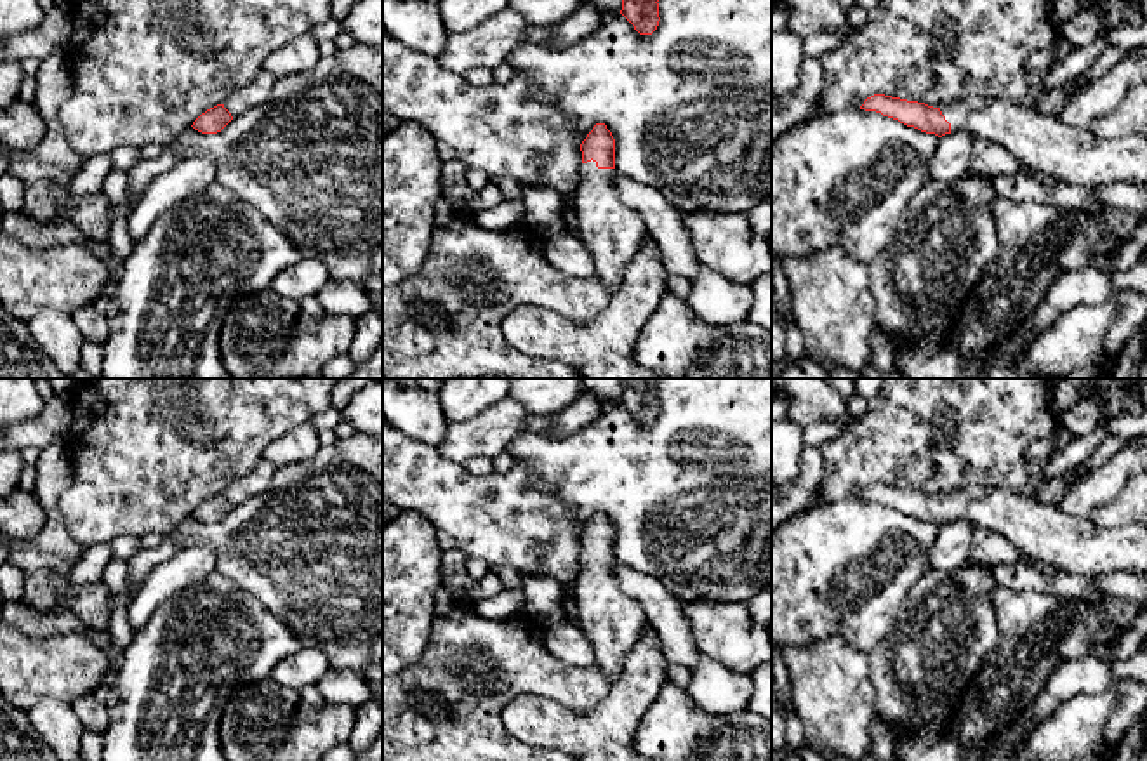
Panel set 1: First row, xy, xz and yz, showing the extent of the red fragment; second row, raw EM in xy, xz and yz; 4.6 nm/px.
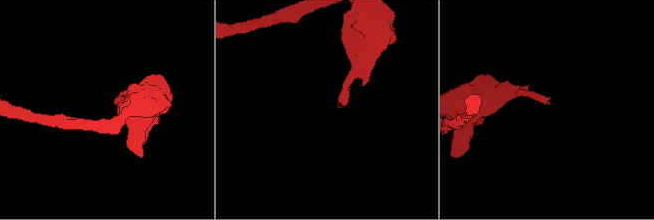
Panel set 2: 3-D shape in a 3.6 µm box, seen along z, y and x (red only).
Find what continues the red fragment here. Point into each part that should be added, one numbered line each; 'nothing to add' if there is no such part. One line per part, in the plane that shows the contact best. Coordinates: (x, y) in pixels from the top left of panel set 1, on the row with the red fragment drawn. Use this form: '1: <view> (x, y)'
1: xz (612, 231)

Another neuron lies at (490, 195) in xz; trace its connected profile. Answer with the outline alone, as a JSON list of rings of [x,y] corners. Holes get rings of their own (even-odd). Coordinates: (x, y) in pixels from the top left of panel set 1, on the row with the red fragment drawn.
[[[488,182],[480,191],[473,193],[473,196],[467,202],[474,214],[474,212],[481,212],[481,210],[487,210],[487,208],[492,208],[492,207],[502,203],[504,195],[499,186]]]

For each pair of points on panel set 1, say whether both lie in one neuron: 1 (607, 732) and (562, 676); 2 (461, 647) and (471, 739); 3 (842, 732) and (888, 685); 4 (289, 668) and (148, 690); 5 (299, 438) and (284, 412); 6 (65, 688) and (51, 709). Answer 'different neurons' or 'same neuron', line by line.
1: different neurons
2: same neuron
3: different neurons
4: different neurons
5: different neurons
6: different neurons

